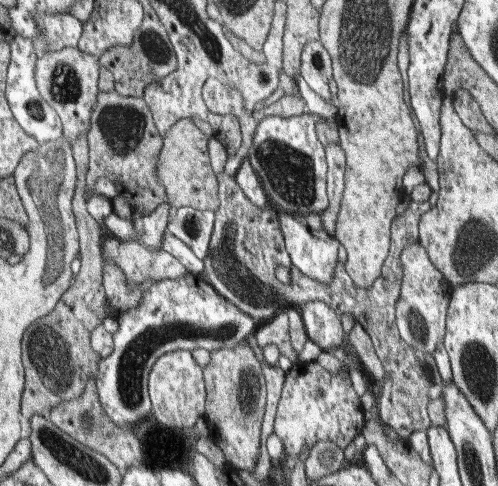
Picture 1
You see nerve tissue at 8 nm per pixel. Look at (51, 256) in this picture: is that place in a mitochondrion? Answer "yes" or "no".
no

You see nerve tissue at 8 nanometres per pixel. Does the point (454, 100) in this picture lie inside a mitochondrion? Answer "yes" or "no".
no

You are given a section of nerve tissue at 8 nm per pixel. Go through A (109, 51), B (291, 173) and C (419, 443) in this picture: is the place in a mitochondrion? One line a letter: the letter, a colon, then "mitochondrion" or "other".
A: other
B: mitochondrion
C: other

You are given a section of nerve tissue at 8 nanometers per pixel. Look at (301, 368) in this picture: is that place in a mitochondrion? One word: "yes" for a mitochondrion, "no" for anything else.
no

